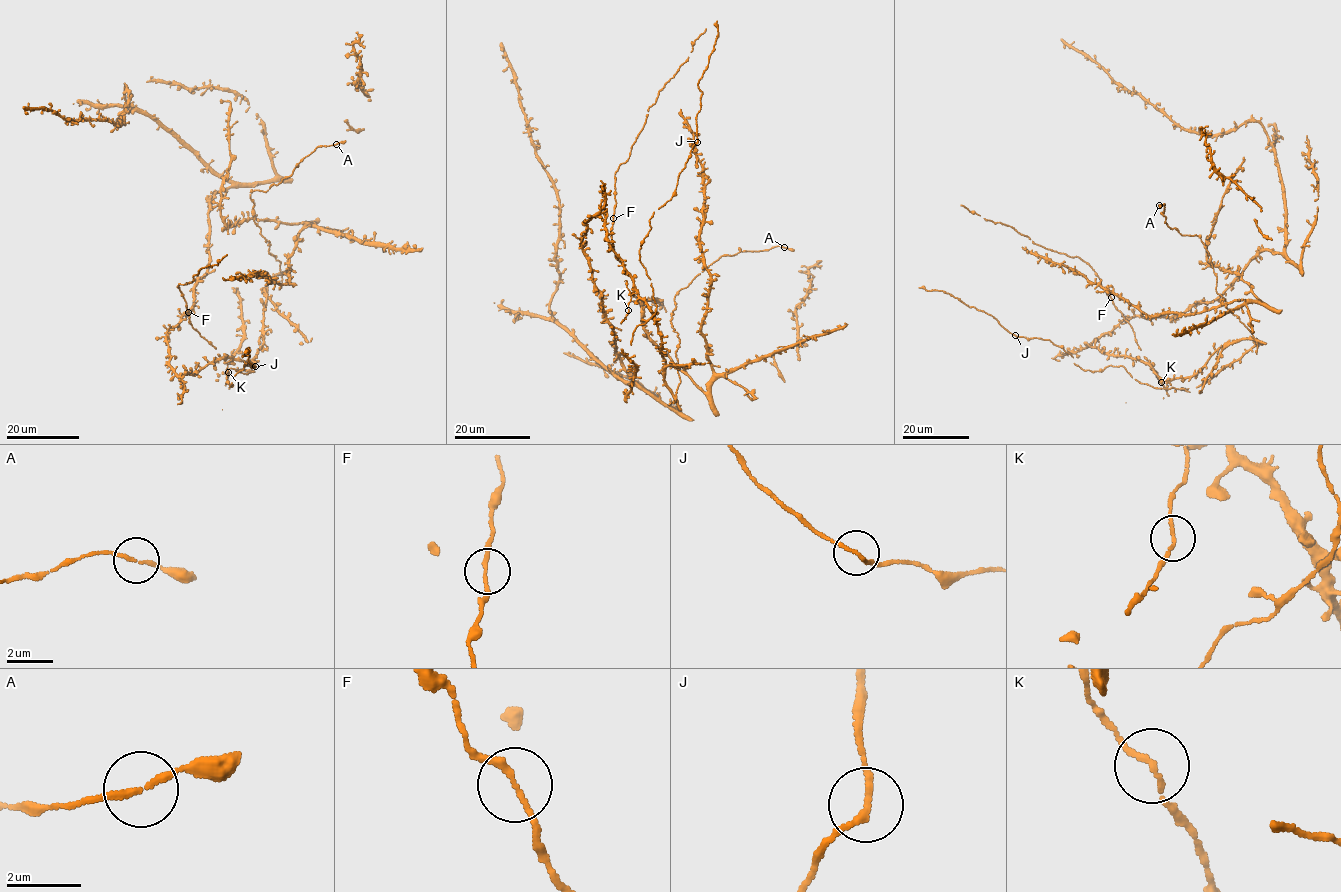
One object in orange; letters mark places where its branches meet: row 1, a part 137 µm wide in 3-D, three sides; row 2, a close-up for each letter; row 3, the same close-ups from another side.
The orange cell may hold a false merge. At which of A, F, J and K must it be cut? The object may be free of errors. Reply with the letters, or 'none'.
none

